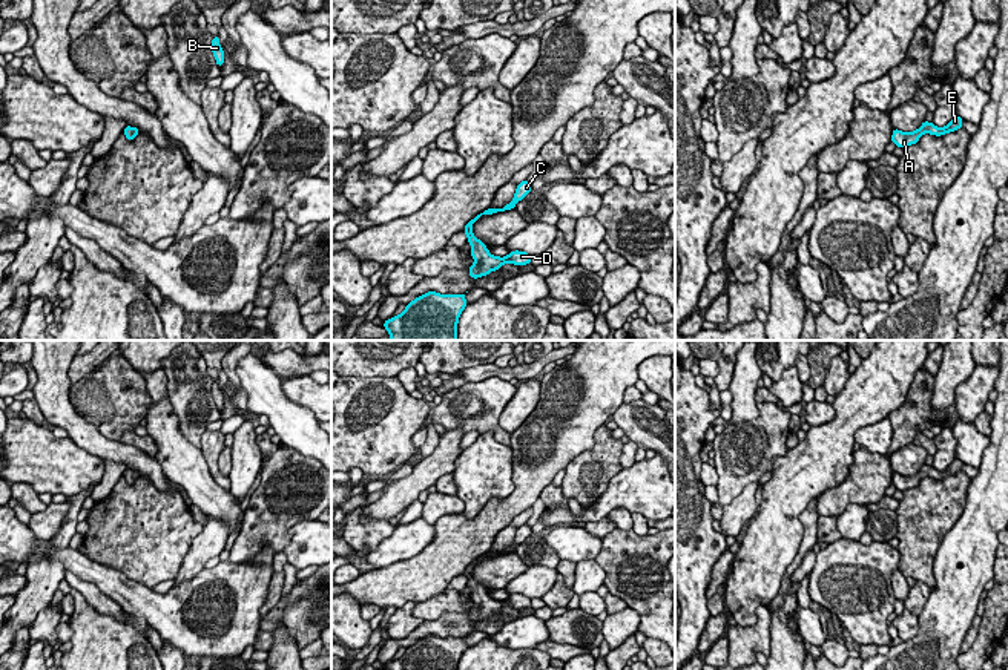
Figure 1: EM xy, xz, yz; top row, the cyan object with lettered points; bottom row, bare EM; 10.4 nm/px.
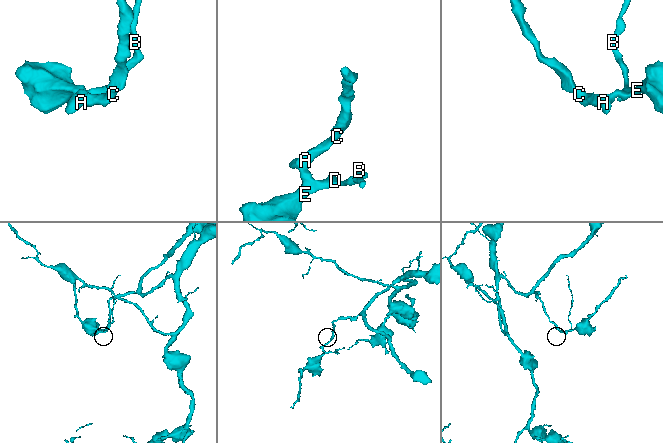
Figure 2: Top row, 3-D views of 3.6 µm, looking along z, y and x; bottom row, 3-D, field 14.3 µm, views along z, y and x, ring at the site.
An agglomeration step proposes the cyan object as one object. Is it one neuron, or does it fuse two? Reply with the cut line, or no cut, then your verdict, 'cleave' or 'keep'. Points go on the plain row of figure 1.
no cut; keep

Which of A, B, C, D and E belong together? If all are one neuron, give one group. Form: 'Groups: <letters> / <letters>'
Groups: A B C D E

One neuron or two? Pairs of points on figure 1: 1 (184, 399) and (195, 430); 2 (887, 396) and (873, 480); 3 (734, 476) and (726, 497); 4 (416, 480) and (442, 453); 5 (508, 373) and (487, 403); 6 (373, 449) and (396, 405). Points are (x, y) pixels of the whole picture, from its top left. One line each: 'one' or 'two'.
1: one
2: two
3: one
4: one
5: two
6: one

